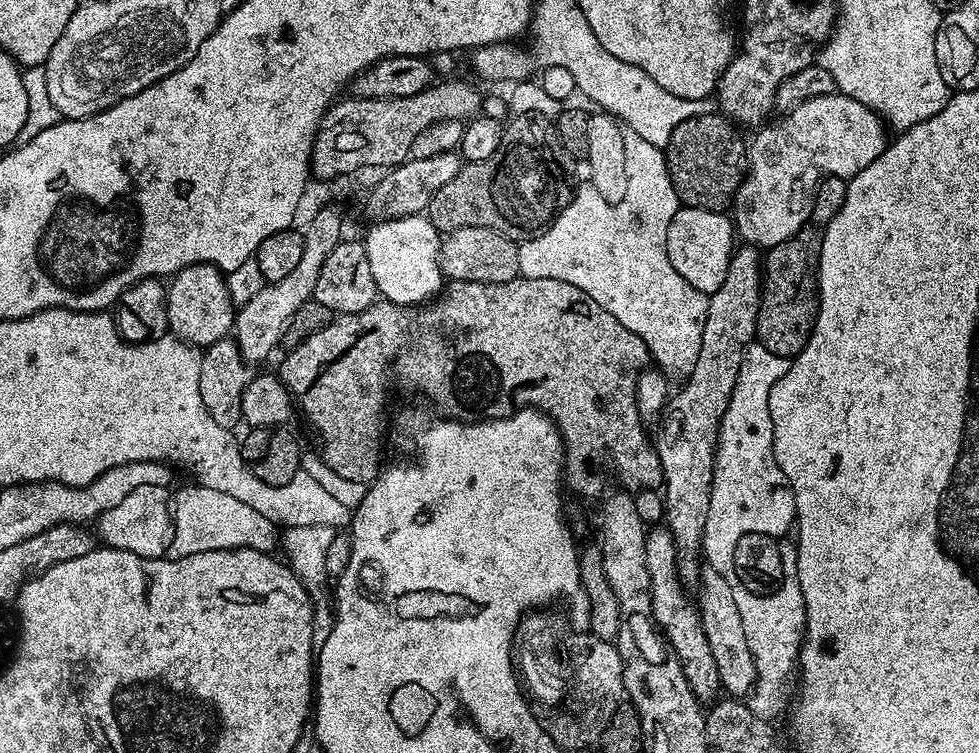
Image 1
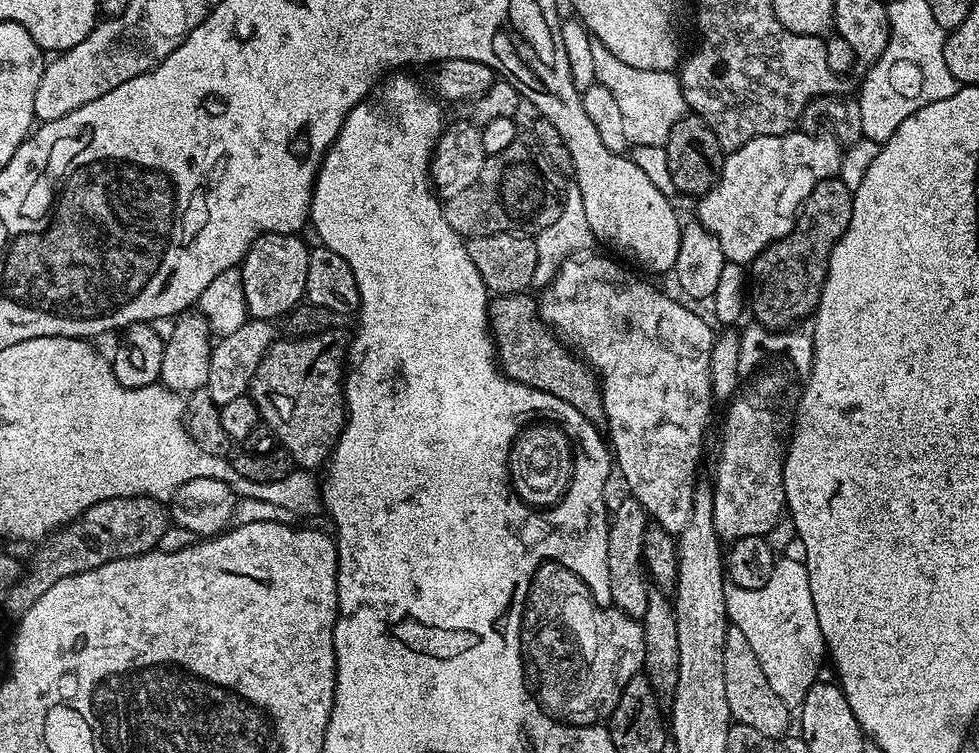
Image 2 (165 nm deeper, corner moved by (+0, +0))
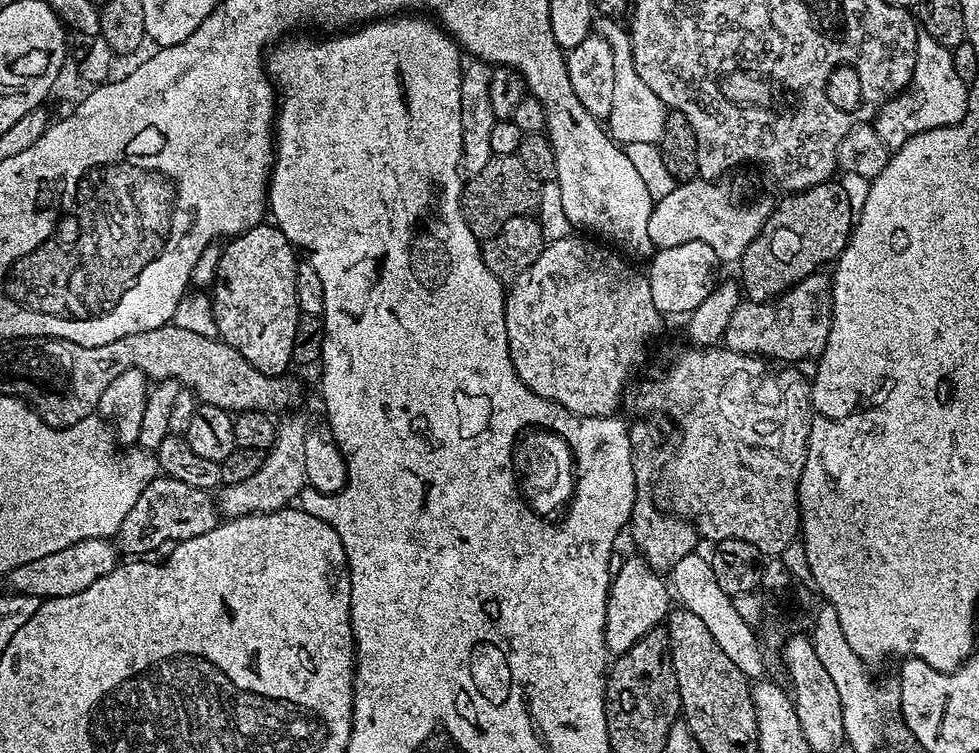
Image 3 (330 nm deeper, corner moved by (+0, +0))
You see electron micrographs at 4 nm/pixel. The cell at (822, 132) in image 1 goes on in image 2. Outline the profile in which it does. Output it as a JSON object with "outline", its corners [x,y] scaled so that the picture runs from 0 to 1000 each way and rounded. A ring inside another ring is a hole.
{"outline":[[[810,173],[802,181],[775,181],[766,183],[756,197],[749,197],[740,208],[735,220],[735,231],[724,255],[714,262],[710,291],[727,308],[737,329],[741,347],[746,351],[767,352],[768,344],[783,324],[807,311],[813,297],[813,288],[821,266],[836,247],[836,242],[848,239],[859,232],[858,201],[860,193],[853,179],[828,181],[825,175]]]}

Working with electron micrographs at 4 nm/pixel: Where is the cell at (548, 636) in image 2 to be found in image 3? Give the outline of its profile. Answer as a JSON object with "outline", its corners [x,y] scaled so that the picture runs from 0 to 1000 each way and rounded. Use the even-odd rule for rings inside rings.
{"outline":[[[646,736],[630,760],[628,756],[625,780],[621,782],[621,809],[617,833],[617,850],[621,854],[622,867],[637,866],[648,858],[648,853],[661,845],[663,837],[675,833],[684,811],[682,792],[684,794],[684,781],[679,766],[669,760],[653,737]]]}

